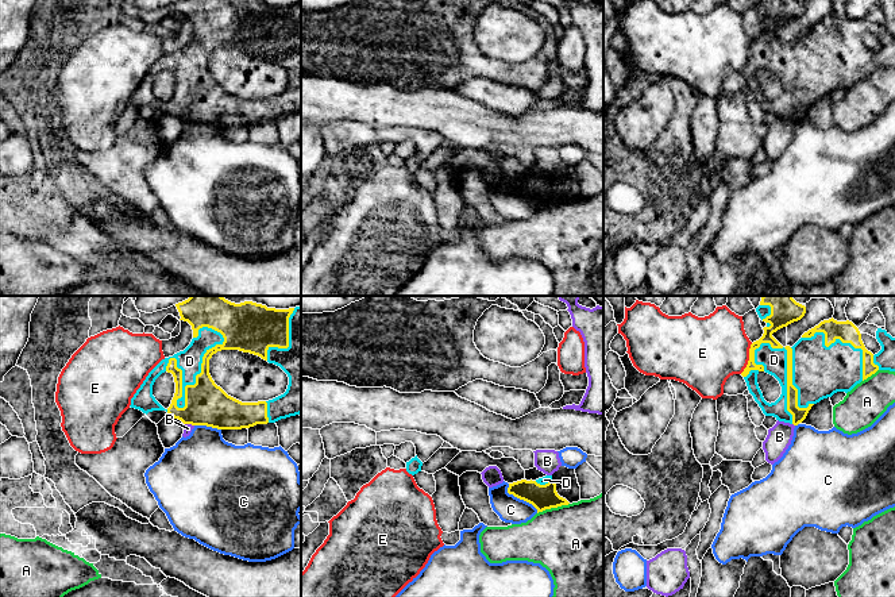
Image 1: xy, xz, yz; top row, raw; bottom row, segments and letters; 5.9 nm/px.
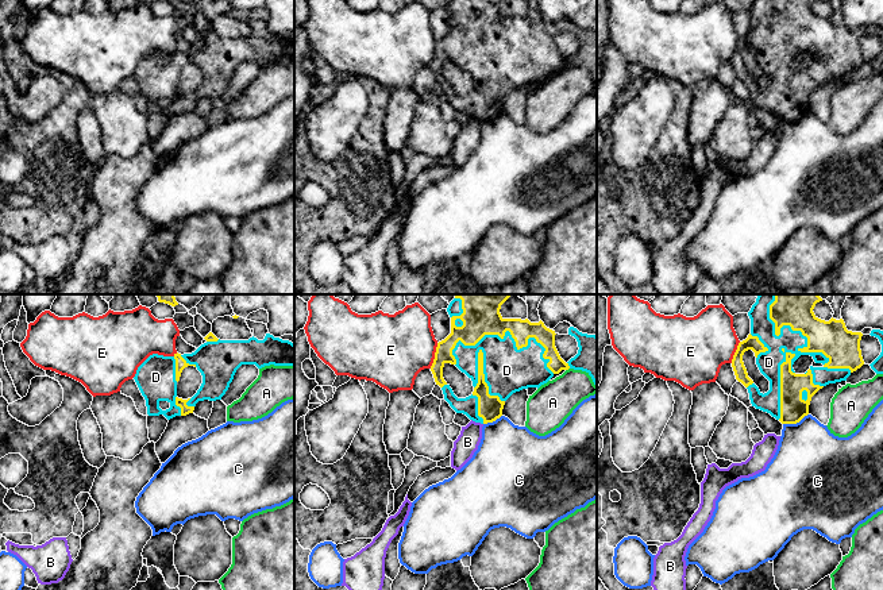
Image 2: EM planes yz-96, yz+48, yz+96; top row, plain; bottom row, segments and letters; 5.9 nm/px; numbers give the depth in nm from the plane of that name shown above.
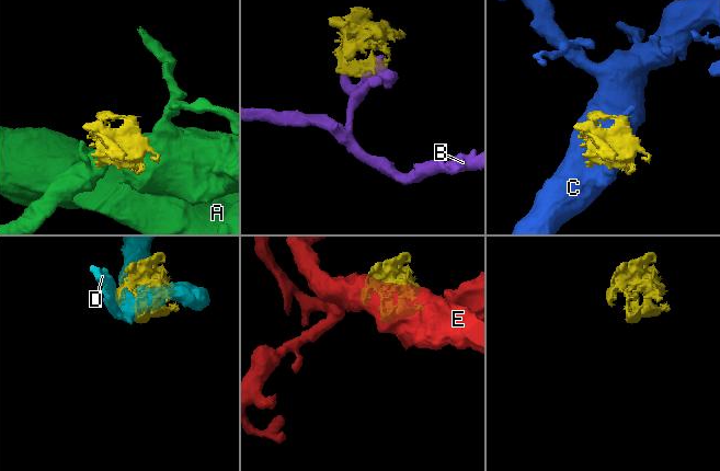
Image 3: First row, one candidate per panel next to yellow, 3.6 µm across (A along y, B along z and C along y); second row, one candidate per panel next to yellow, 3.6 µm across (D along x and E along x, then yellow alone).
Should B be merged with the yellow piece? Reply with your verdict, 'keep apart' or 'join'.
keep apart

